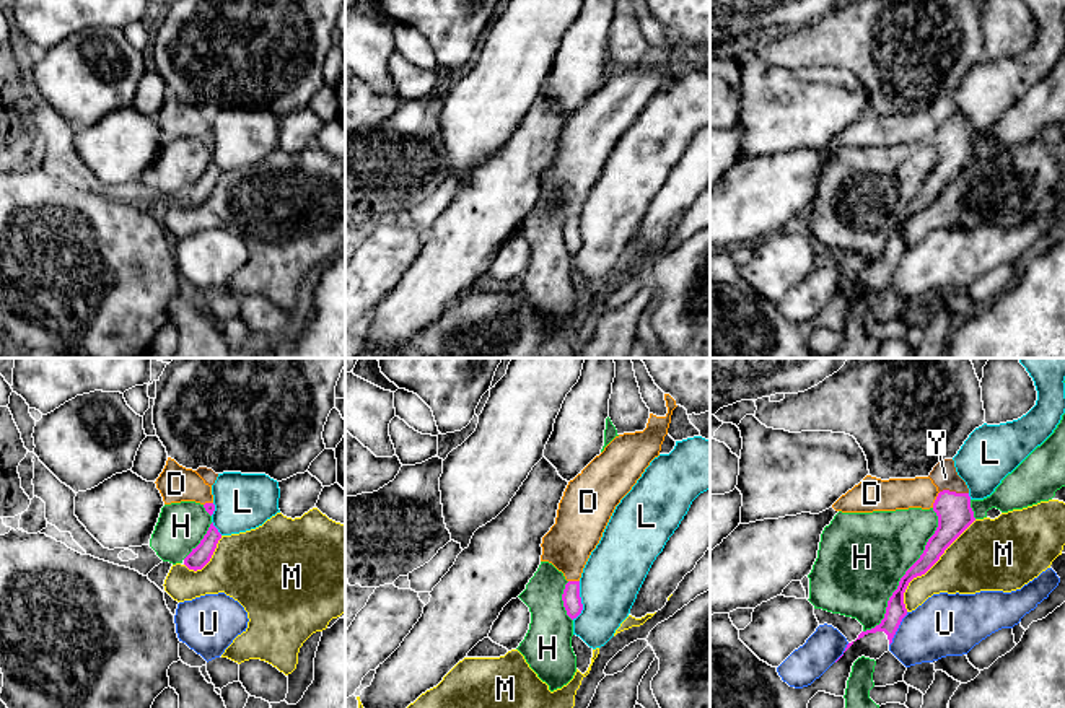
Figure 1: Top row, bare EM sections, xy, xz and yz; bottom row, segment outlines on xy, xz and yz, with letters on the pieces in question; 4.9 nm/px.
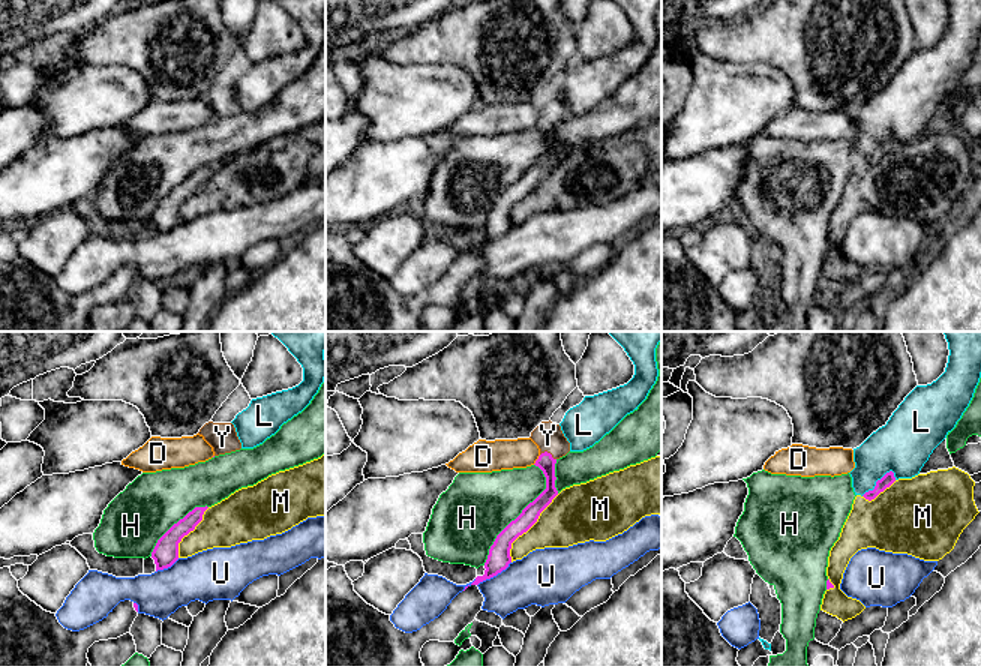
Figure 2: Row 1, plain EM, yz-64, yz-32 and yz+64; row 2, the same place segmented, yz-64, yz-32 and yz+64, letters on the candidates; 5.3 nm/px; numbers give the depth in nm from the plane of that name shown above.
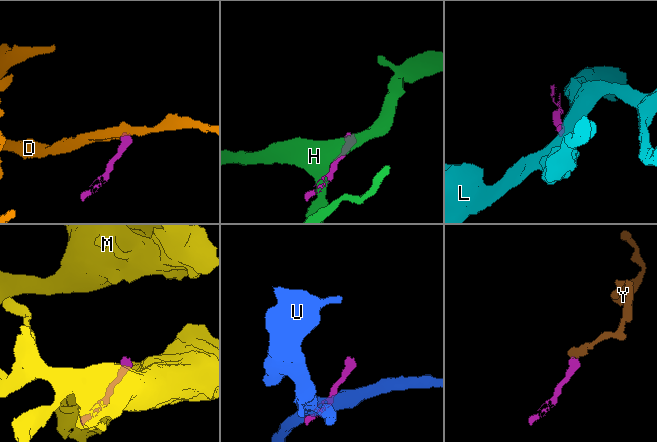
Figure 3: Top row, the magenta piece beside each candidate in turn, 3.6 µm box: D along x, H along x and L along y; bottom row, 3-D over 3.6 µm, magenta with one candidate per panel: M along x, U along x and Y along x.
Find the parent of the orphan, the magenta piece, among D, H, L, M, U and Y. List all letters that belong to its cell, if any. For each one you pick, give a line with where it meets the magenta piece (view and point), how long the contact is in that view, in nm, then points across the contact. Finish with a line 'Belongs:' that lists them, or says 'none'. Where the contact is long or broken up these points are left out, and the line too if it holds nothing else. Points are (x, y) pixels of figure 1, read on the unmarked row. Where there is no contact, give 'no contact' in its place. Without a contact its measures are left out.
Y: yz (955, 127) | 140 nm | across yz (955, 150), (955, 127), (945, 113)
Belongs: Y

